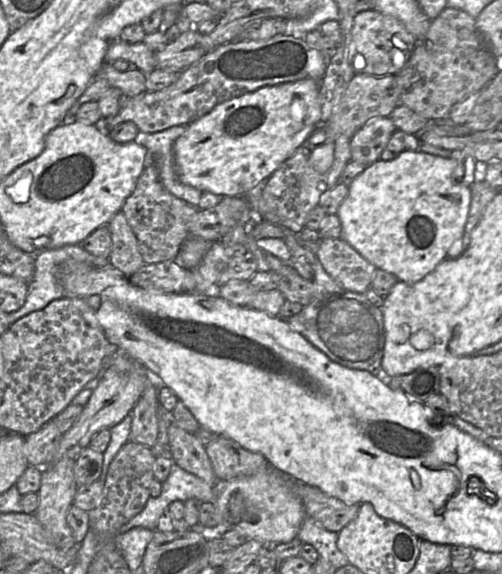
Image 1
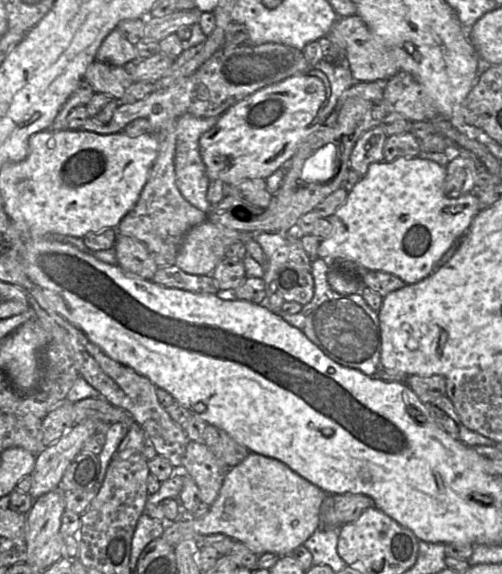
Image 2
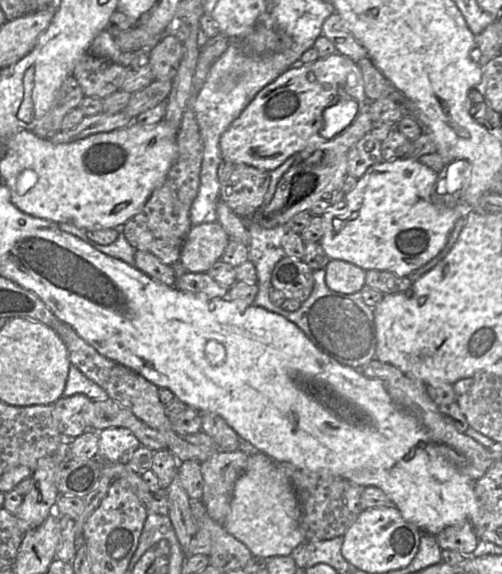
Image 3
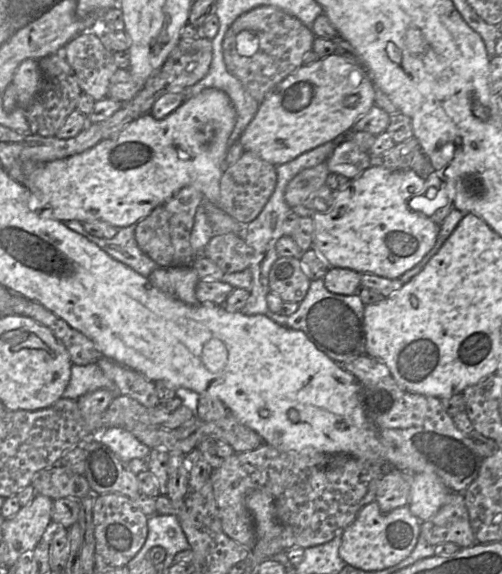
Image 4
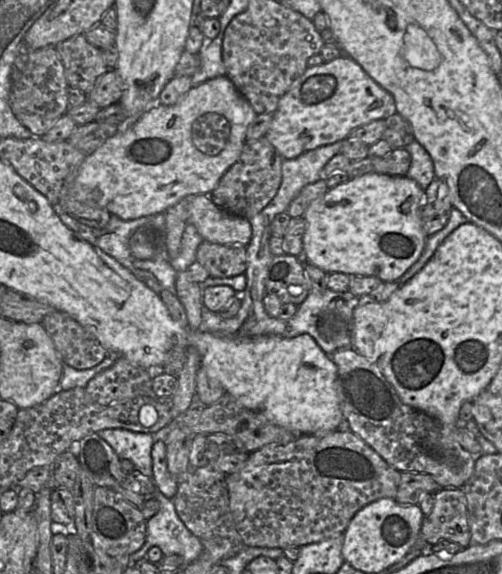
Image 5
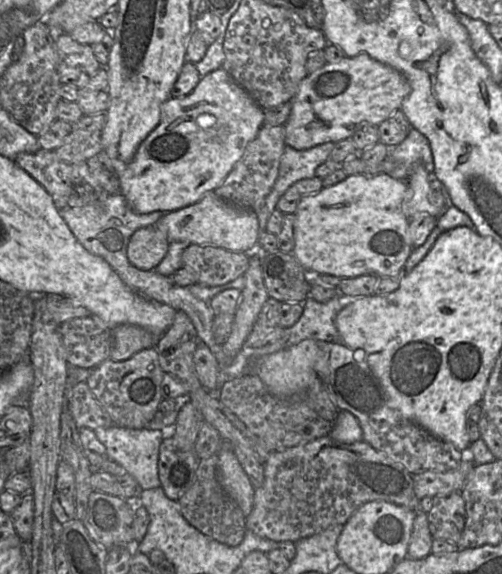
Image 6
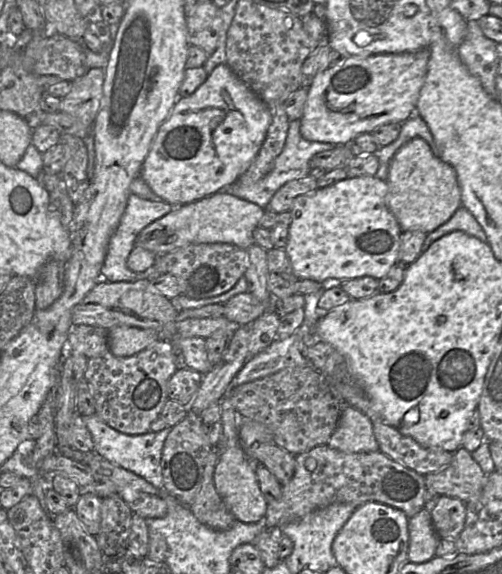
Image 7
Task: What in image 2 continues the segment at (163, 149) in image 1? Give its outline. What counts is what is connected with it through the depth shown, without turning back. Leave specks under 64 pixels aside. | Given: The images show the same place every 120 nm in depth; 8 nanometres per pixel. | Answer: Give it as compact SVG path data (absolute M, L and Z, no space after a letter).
M185 114L178 118L176 126L175 174L177 187L184 199L207 215L211 212L213 206L207 200L210 180L207 177L206 168L200 155L199 140L205 132L216 125L218 119L219 117L217 116L197 118L190 114Z

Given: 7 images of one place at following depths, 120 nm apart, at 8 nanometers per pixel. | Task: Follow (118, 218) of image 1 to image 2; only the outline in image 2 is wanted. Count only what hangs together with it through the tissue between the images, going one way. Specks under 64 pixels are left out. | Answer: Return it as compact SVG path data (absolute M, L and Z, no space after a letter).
M118 234L113 248L117 264L126 272L151 280L159 269L147 247L133 237Z

